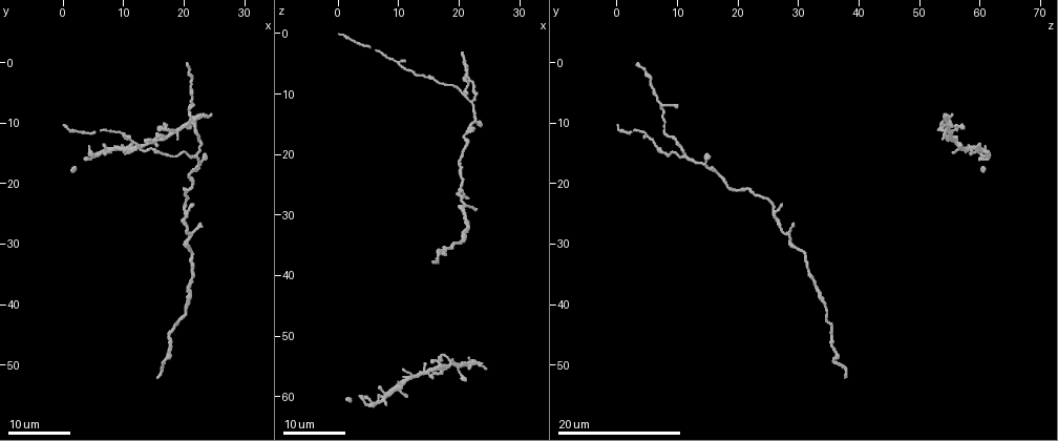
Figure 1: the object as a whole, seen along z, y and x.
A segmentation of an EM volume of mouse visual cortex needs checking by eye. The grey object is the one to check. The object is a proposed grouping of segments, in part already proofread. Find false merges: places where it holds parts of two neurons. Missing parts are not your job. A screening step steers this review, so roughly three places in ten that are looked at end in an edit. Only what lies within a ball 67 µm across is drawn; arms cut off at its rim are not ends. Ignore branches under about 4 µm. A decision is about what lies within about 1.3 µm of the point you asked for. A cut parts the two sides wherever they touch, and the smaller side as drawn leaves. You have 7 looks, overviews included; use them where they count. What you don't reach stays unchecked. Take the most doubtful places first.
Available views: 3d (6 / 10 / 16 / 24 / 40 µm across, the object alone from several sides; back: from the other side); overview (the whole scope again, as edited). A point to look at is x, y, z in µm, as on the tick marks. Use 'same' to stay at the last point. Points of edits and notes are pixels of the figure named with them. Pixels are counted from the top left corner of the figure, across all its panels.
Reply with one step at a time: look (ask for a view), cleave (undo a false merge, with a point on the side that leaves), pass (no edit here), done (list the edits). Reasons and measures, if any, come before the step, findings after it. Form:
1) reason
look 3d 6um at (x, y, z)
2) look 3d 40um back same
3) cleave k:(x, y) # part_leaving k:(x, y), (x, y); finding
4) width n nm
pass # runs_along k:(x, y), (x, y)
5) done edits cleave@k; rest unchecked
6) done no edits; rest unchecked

arms part here
look 3d 16um at (22.5, 15.0, 11.5)

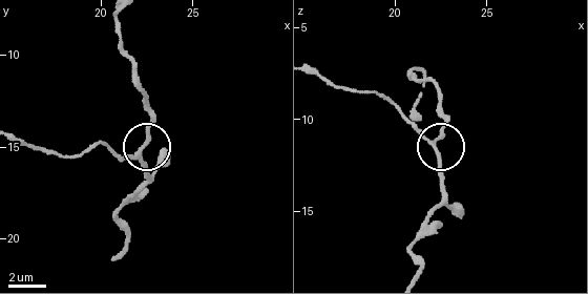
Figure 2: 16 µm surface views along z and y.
zoom in
look 3d 6um at (21.9, 15.3, 11.2)

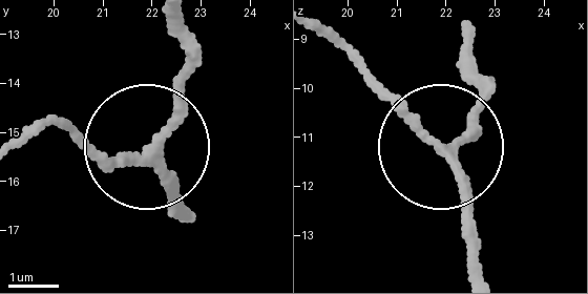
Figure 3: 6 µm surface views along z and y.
pass # runs_along 3:(478, 275), (448, 150), (486, 91); one neuron here

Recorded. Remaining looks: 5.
arms part here
look 3d 16um at (21.0, 28.0, 28.5)

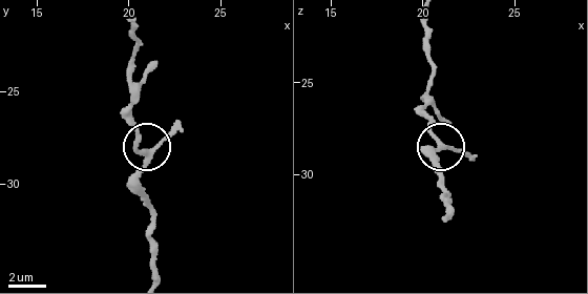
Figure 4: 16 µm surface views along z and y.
zoom in
look 3d 10um at (21.4, 28.2, 28.4)

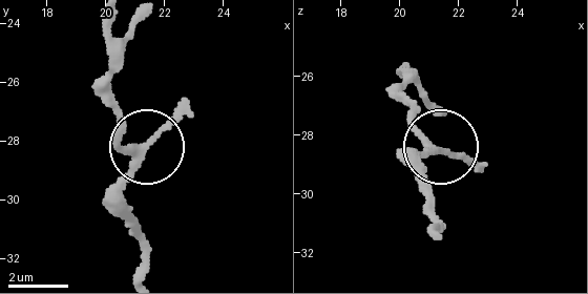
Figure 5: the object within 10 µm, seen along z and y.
look 3d 6um at (21.3, 28.3, 28.6)

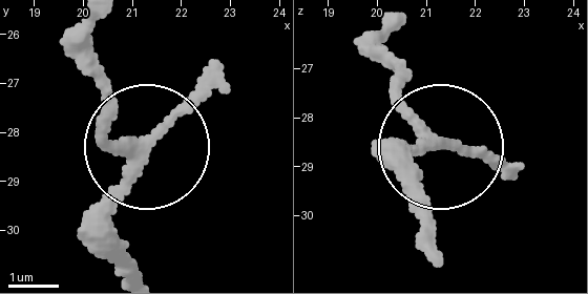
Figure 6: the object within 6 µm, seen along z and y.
width 220 nm
pass # continuous, no second neuron

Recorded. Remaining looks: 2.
looks like a crossing
look 3d 16um at (19.0, 11.5, 54.5)

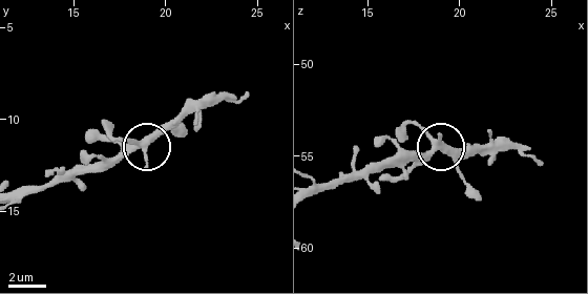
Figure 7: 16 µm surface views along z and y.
zoom in
look 3d 10um at (18.6, 11.2, 54.4)

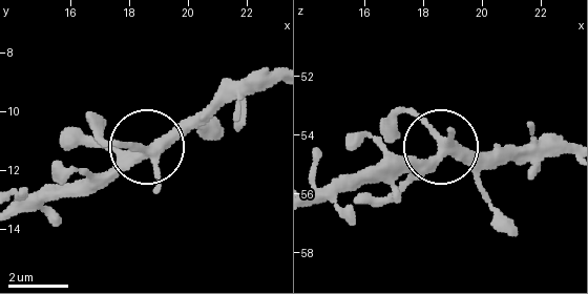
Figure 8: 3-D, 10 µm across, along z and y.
pass # one neuron here

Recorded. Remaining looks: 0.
done no edits; rest unchecked

